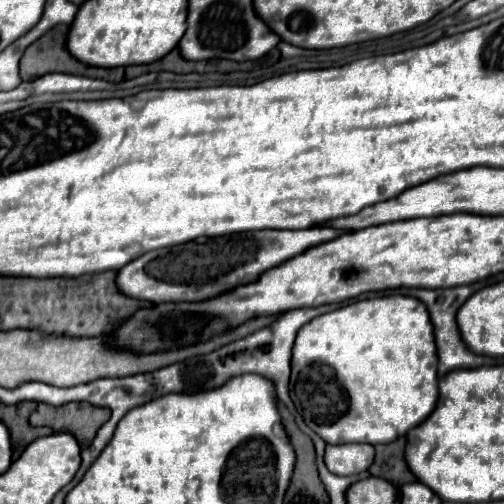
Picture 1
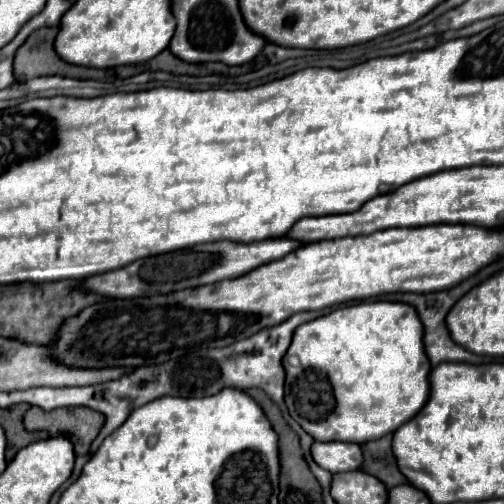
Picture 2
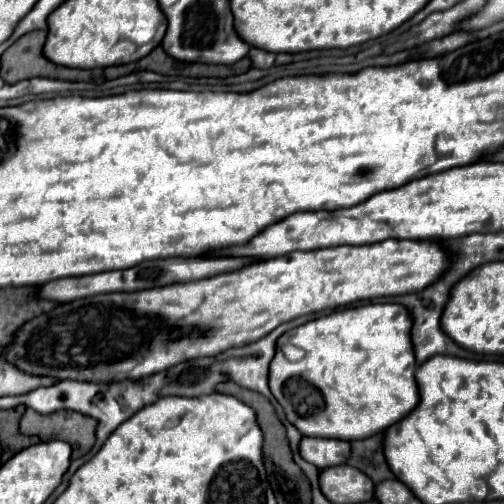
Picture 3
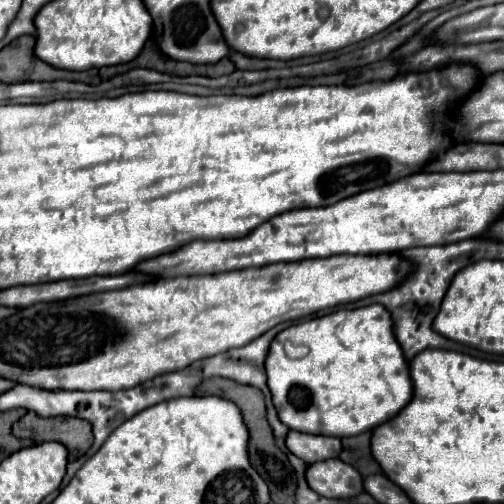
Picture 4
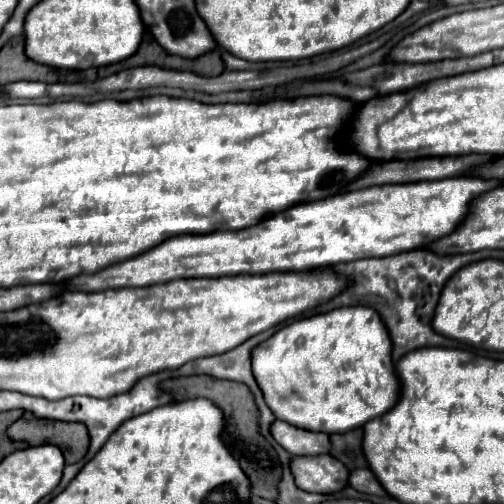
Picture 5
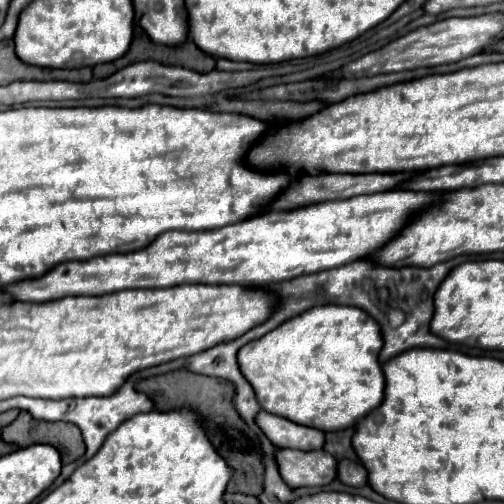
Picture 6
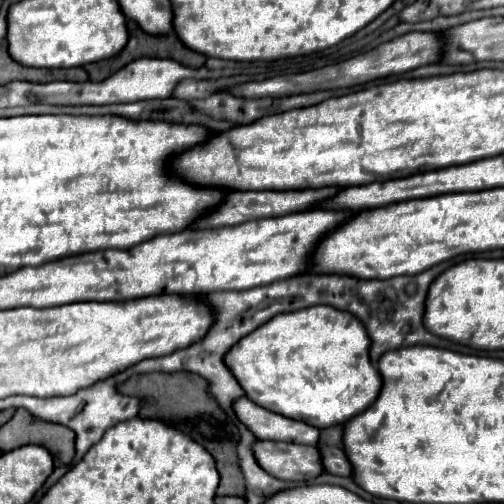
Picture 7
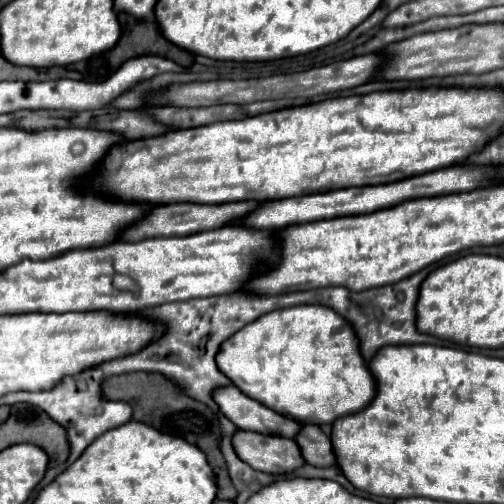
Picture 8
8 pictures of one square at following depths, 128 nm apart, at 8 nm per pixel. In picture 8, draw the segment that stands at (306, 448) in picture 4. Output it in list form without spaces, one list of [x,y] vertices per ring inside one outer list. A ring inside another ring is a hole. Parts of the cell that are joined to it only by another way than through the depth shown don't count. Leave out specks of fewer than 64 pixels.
[[[220,386],[212,392],[214,402],[220,406],[222,414],[236,424],[240,430],[252,430],[260,434],[274,434],[274,432],[298,432],[300,424],[272,412],[264,404],[244,396],[236,386]]]

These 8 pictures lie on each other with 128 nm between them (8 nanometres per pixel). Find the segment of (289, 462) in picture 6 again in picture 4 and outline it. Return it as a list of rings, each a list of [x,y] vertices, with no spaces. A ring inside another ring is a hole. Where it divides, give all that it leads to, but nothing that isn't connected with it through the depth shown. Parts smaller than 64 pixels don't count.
[[[340,458],[306,466],[306,482],[324,498],[350,498],[362,492],[362,476]]]

